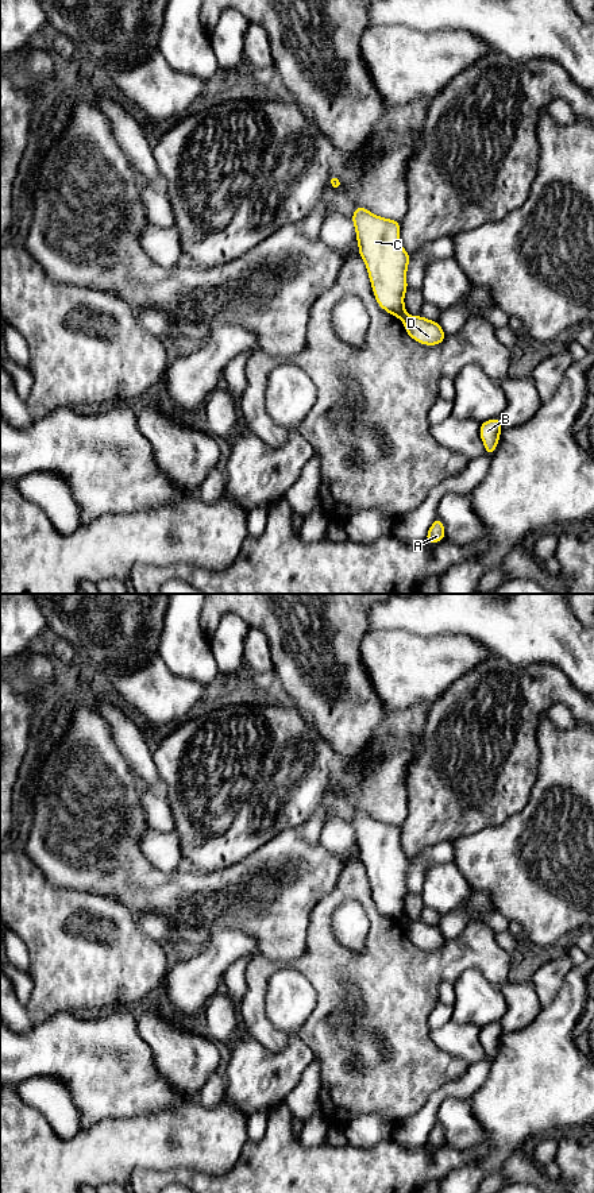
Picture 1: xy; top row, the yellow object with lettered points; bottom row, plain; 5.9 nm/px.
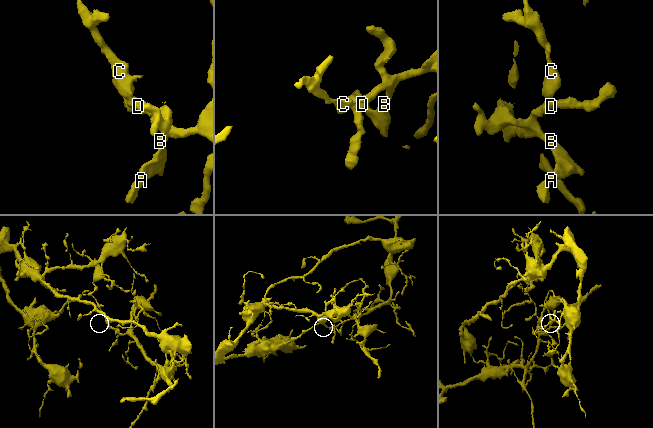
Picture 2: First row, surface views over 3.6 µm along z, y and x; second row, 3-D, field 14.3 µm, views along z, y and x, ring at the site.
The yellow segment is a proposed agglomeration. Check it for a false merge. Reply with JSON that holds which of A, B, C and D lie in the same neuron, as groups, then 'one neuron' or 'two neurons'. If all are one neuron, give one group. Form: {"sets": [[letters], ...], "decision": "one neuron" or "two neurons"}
{"sets": [["A", "B", "D"], ["C"]], "decision": "two neurons"}

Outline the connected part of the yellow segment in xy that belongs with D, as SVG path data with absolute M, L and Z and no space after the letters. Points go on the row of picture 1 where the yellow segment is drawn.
M408 316L404 320L405 332L417 343L437 345L444 341L446 332L440 324L423 316Z

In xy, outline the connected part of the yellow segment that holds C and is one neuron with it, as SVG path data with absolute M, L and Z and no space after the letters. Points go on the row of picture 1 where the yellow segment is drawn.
M356 206L351 220L377 304L404 321L408 317L404 297L409 289L410 254L401 246L400 221L377 216L364 206Z

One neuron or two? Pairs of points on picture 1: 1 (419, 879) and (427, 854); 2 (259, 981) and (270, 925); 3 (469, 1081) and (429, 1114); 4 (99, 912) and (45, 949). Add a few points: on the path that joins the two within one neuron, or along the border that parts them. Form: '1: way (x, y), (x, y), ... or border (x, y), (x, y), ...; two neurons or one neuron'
1: way (419, 873), (419, 865), (424, 860); one neuron
2: border (257, 952), (280, 965); two neurons
3: way (458, 1088), (446, 1091), (434, 1103); one neuron
4: way (85, 926), (62, 949), (58, 949); one neuron

